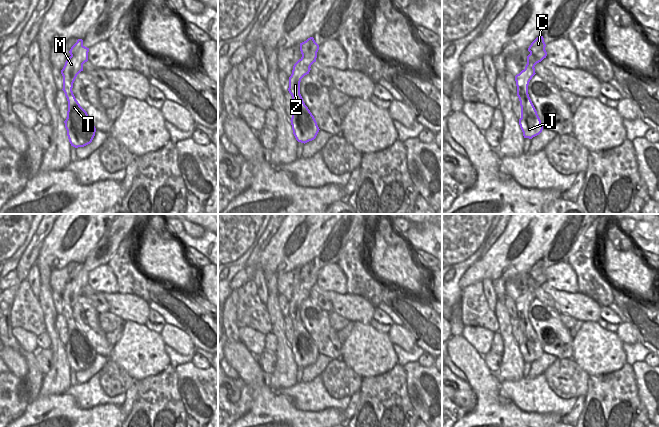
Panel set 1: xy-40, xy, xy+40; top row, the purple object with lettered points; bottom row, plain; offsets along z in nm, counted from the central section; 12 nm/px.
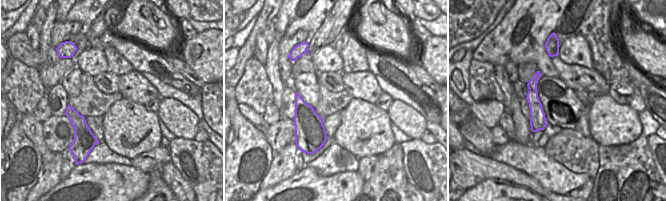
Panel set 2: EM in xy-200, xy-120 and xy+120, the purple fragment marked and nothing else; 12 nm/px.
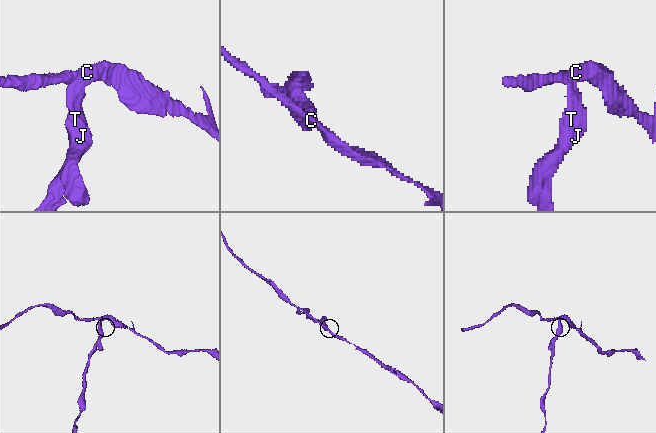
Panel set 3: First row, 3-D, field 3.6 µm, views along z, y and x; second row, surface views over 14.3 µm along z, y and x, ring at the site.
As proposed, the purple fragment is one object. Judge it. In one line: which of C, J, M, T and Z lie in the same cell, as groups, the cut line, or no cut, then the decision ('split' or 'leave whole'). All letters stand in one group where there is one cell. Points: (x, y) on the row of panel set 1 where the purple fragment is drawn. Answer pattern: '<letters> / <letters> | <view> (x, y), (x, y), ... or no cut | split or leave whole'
C / J M T Z | xy-40 (71, 54), (82, 65) | split

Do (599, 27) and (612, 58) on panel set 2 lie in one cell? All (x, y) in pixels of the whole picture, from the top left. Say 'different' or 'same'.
same

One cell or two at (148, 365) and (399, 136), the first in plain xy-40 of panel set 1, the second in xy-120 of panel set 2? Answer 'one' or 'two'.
two

